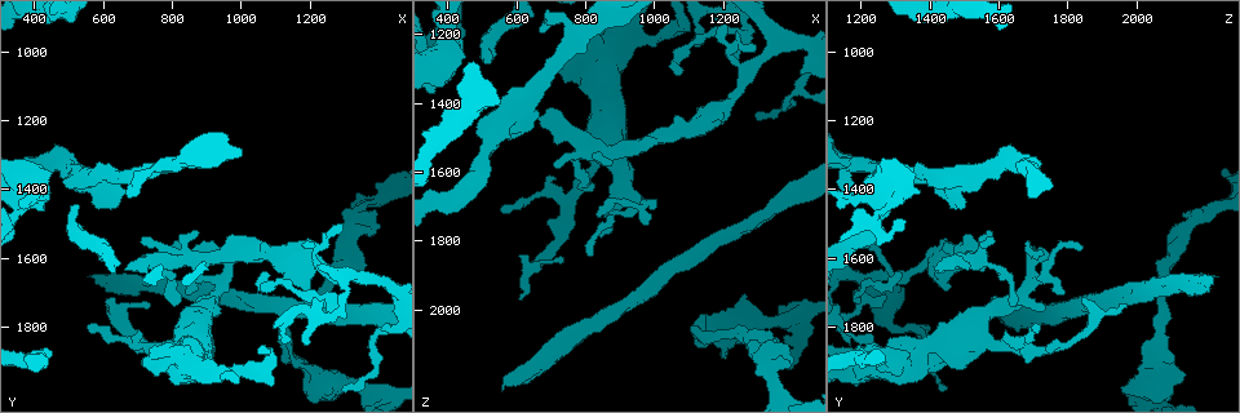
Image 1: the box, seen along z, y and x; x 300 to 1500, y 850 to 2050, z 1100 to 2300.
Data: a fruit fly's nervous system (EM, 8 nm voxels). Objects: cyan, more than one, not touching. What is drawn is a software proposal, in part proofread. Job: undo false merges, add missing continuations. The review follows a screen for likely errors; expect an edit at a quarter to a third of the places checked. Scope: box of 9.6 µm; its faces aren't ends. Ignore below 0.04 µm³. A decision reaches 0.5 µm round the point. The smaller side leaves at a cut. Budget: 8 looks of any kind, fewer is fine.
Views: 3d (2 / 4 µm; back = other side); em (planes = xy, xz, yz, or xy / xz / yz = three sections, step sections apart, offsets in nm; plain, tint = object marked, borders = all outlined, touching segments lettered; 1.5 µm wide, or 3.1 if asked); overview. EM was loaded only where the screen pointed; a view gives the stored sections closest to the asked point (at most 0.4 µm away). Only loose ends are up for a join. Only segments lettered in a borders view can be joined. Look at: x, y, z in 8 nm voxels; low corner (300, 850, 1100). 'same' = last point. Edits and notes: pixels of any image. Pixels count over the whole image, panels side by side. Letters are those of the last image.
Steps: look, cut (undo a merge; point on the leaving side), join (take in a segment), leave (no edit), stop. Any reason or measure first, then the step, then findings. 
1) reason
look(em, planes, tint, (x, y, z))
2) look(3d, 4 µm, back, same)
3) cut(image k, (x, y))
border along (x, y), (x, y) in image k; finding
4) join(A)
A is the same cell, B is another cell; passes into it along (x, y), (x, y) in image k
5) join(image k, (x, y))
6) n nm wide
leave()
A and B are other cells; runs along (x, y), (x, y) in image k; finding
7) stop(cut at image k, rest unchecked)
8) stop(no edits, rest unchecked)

stops while still wide
look(3d, 2 µm, (670, 1640, 1440))

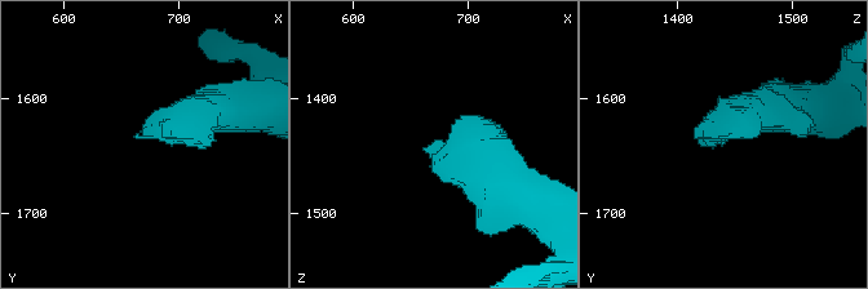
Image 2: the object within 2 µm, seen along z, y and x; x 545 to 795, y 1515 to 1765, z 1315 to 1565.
look(em, planes, plain, (664, 1632, 1446))

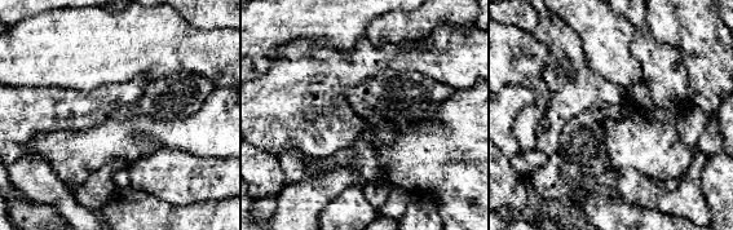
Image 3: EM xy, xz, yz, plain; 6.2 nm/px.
what lies round it
look(em, planes, borders, same)

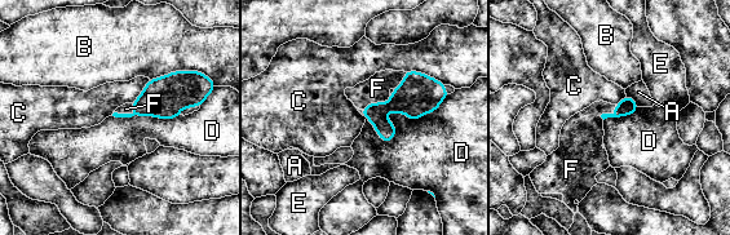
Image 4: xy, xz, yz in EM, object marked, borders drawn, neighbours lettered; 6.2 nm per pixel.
join(image 4, (377, 88))
F is the same cell, A, B, C, D and E are other cells; it goes on there

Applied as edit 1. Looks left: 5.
free end
look(3d, 2 µm, (700, 1810, 1620))

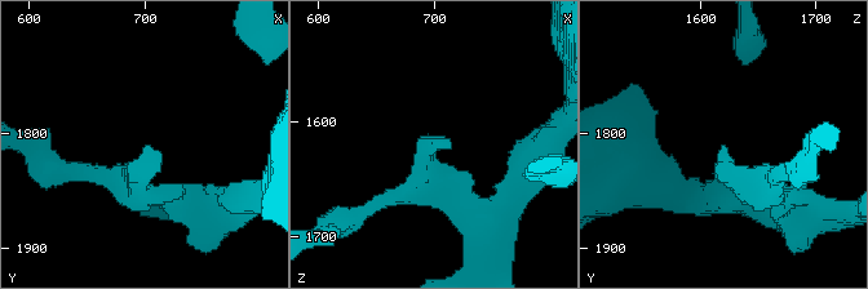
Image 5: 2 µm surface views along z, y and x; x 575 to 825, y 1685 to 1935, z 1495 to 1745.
look(em, xy, step 4, tint, (704, 1814, 1618))

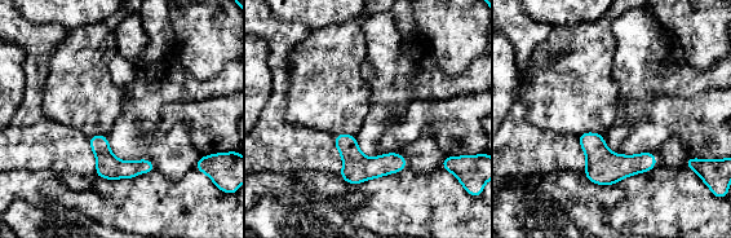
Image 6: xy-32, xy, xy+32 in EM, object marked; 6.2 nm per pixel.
look(em, planes, borders, same)

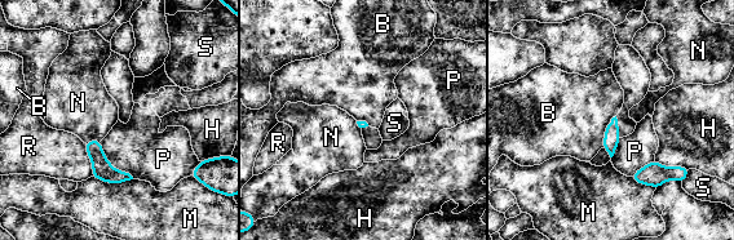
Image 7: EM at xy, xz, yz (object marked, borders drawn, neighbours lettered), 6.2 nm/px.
leave()
B, H, M, N, P, R and S are other cells; border along (615, 115), (605, 130), (602, 147) in image 7; none of them fits

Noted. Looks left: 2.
stop(join at image 4, rest unchecked)

